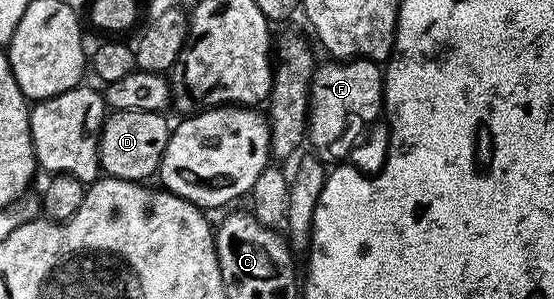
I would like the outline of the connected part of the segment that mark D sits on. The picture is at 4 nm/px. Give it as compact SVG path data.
M110 111L106 116L106 124L102 127L102 136L98 139L101 170L111 179L133 183L155 178L164 157L164 149L168 149L172 130L172 123L166 117L161 111Z

